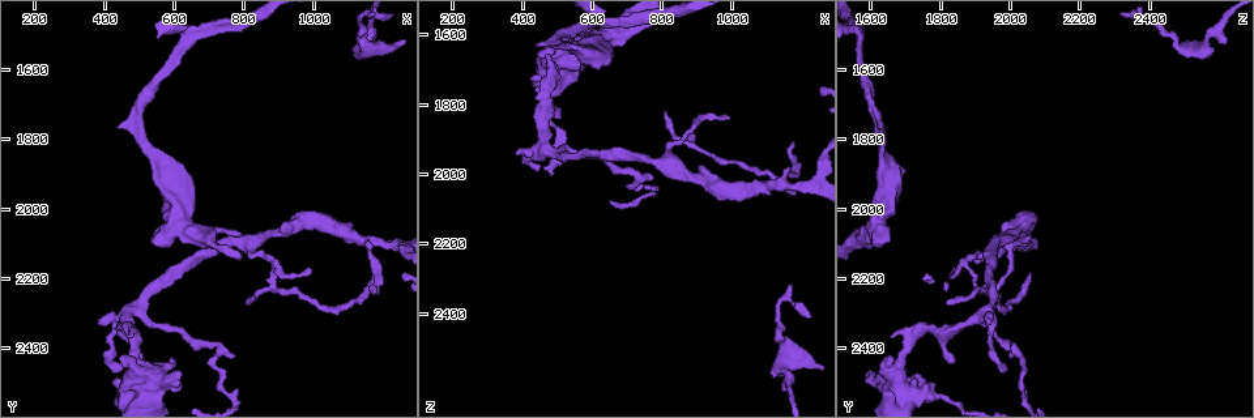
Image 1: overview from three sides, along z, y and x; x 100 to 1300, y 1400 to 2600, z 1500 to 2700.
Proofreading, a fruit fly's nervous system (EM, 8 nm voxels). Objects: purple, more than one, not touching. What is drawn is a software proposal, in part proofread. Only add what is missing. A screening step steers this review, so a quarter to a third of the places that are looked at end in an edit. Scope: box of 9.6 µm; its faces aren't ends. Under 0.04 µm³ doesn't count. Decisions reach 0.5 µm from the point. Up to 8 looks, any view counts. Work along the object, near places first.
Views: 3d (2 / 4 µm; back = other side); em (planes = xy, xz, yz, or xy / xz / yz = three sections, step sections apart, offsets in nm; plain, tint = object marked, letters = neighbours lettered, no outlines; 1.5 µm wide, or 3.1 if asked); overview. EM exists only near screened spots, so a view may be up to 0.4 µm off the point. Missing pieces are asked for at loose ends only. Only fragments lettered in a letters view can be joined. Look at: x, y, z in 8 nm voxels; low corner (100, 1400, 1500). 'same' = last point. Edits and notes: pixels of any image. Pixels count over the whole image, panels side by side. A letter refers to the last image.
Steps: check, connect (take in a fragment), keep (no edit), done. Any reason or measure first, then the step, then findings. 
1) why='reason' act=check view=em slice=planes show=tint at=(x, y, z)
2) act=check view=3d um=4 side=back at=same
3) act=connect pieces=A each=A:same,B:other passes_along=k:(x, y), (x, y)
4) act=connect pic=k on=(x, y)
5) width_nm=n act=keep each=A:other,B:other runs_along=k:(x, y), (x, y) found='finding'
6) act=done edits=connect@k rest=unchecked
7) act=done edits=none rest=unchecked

why='branch stops here' act=check view=3d um=2 side=back at=(440, 1770, 1630)

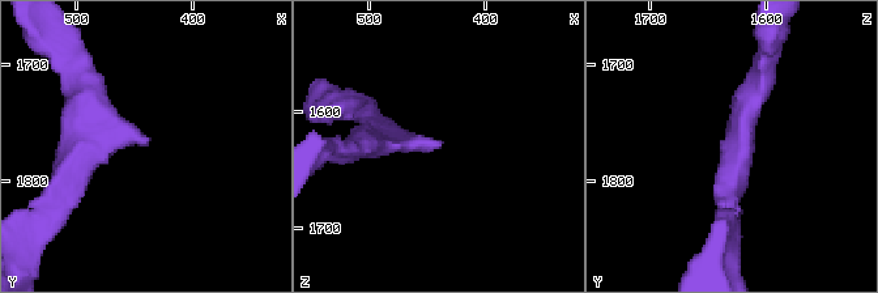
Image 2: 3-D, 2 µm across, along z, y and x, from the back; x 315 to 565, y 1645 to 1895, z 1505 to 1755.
act=check view=em slice=xy step=8 show=tint at=(440, 1768, 1630)

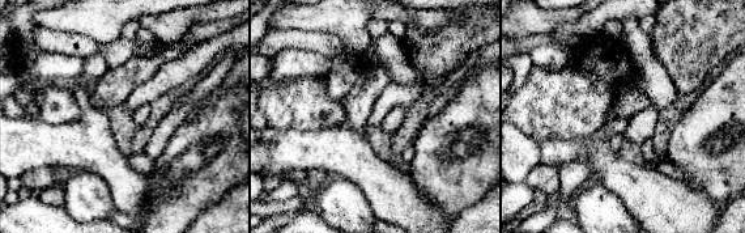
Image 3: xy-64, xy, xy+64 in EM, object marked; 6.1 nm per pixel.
why='another direction' act=check view=em slice=xz step=4 show=letters at=same

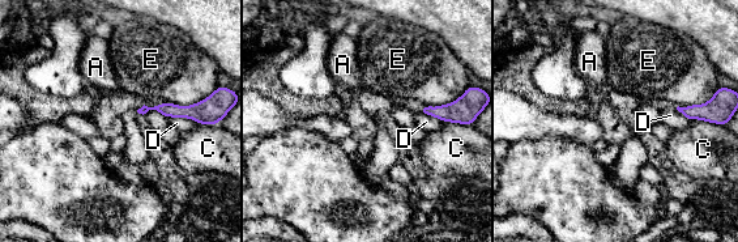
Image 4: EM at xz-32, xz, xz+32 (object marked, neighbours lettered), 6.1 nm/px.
longest_contact=E:340nm act=keep each=A:other,C:other,D:other,E:other found='none of them fits'

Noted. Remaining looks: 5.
why='end of a long branch' act=check view=em slice=planes show=letters at=(1170, 2180, 2050)

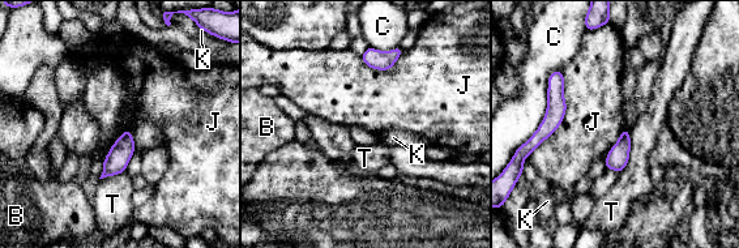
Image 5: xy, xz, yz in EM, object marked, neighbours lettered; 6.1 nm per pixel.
act=keep each=B:other,C:other,J:other,K:other,T:other border=5:(563, 71), (564, 119), (530, 154) found='none of them fits'

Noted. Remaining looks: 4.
why='thin end' act=check view=3d um=2 at=(1000, 2180, 1840)

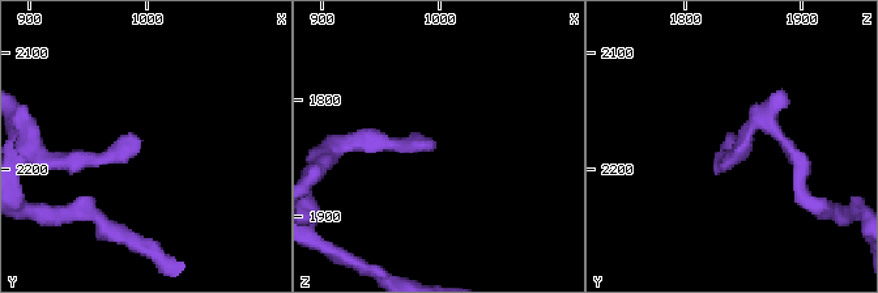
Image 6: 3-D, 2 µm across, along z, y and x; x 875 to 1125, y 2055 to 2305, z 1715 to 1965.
act=check view=em slice=xy step=4 show=letters at=(996, 2176, 1838)

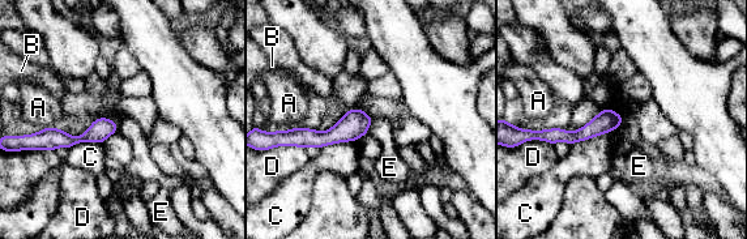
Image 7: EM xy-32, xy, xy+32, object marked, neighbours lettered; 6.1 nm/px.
act=keep each=A:other,B:other,C:other,D:other,E:other runs_along=7:(367, 119), (328, 137), (294, 133) found='no lettered fragment goes on from it'

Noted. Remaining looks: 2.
act=done edits=none rest=unchecked

